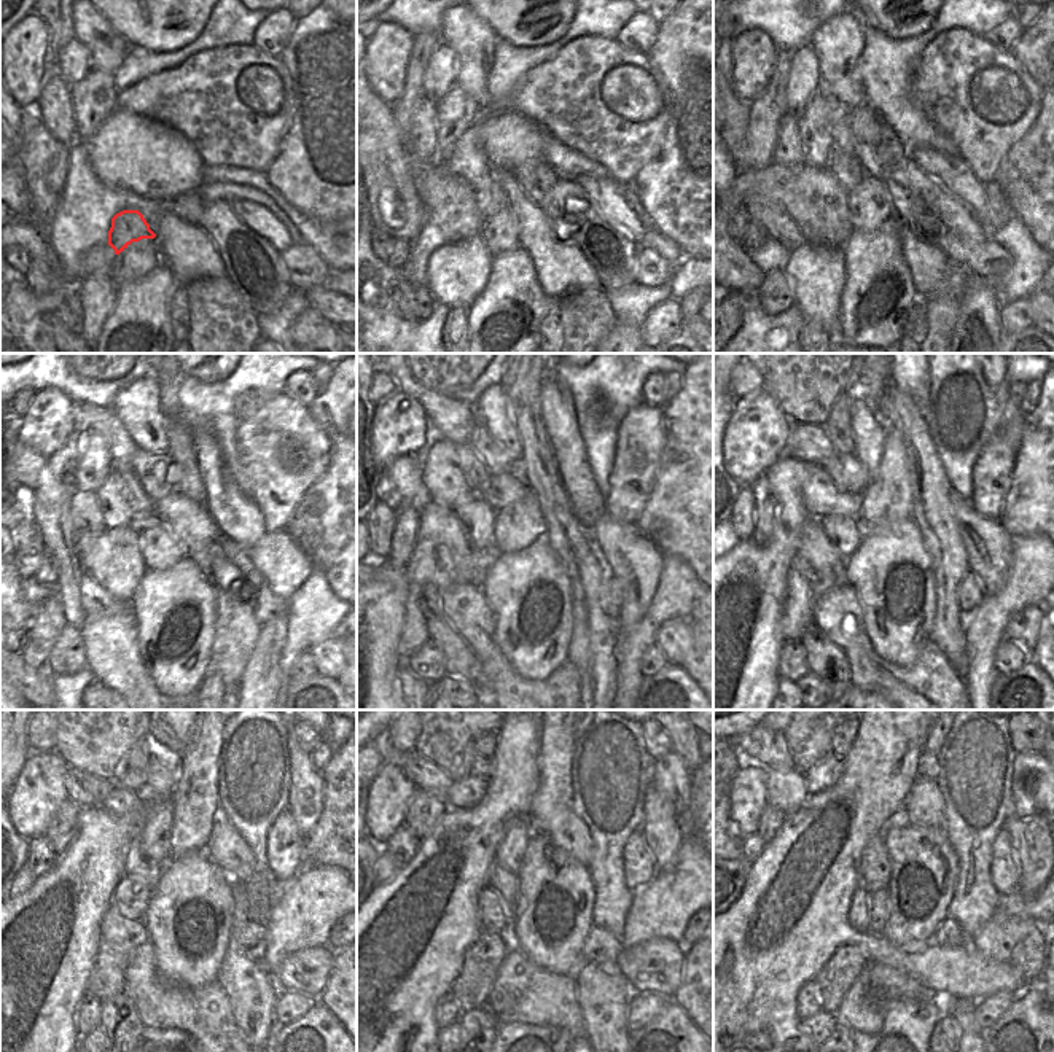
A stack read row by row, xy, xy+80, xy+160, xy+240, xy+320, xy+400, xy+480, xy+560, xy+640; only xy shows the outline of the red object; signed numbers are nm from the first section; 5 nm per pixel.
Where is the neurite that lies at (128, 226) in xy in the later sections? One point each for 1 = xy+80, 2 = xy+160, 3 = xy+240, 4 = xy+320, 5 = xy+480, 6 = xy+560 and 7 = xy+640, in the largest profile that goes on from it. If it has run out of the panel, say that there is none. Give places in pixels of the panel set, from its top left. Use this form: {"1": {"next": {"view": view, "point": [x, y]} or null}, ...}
{"1": {"next": {"view": "xy+80", "point": [492, 193]}}, "2": {"next": {"view": "xy+160", "point": [844, 164]}}, "3": {"next": {"view": "xy+240", "point": [140, 506]}}, "4": {"next": {"view": "xy+320", "point": [476, 475]}}, "5": {"next": {"view": "xy+480", "point": [88, 791]}}, "6": {"next": {"view": "xy+560", "point": [424, 774]}}, "7": {"next": {"view": "xy+640", "point": [760, 745]}}}

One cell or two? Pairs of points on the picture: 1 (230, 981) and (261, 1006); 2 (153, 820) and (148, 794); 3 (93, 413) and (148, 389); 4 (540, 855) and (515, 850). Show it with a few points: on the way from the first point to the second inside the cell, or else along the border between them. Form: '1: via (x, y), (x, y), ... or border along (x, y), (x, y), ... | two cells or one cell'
1: via (238, 982), (253, 998) | one cell
2: border along (171, 798), (161, 798), (144, 809) | two cells
3: border along (110, 408), (131, 440) | two cells
4: border along (532, 834), (518, 874) | two cells

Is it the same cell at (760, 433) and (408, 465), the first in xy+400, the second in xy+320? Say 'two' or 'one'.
two

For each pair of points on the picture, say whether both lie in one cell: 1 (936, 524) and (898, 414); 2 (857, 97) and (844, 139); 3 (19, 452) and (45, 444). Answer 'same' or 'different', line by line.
1: same
2: different
3: different

